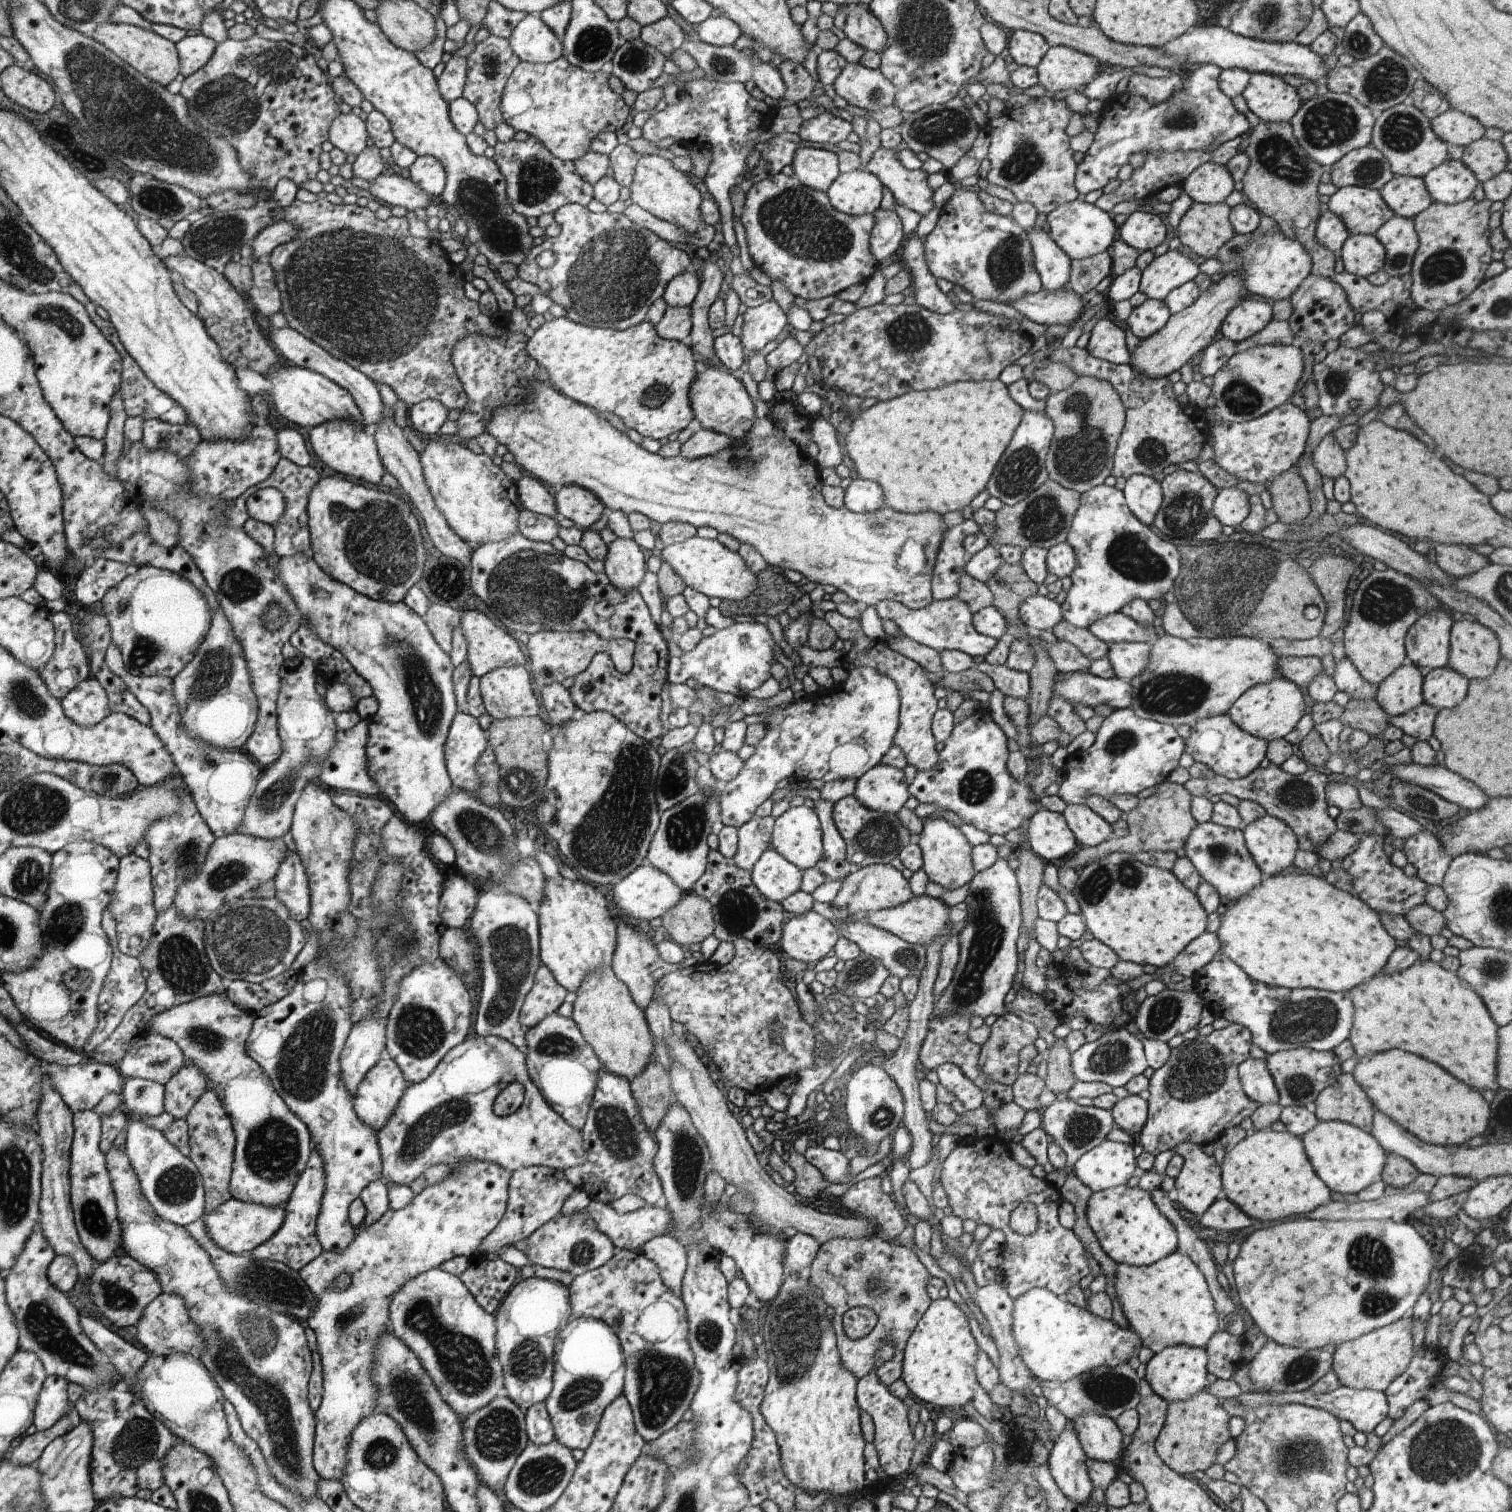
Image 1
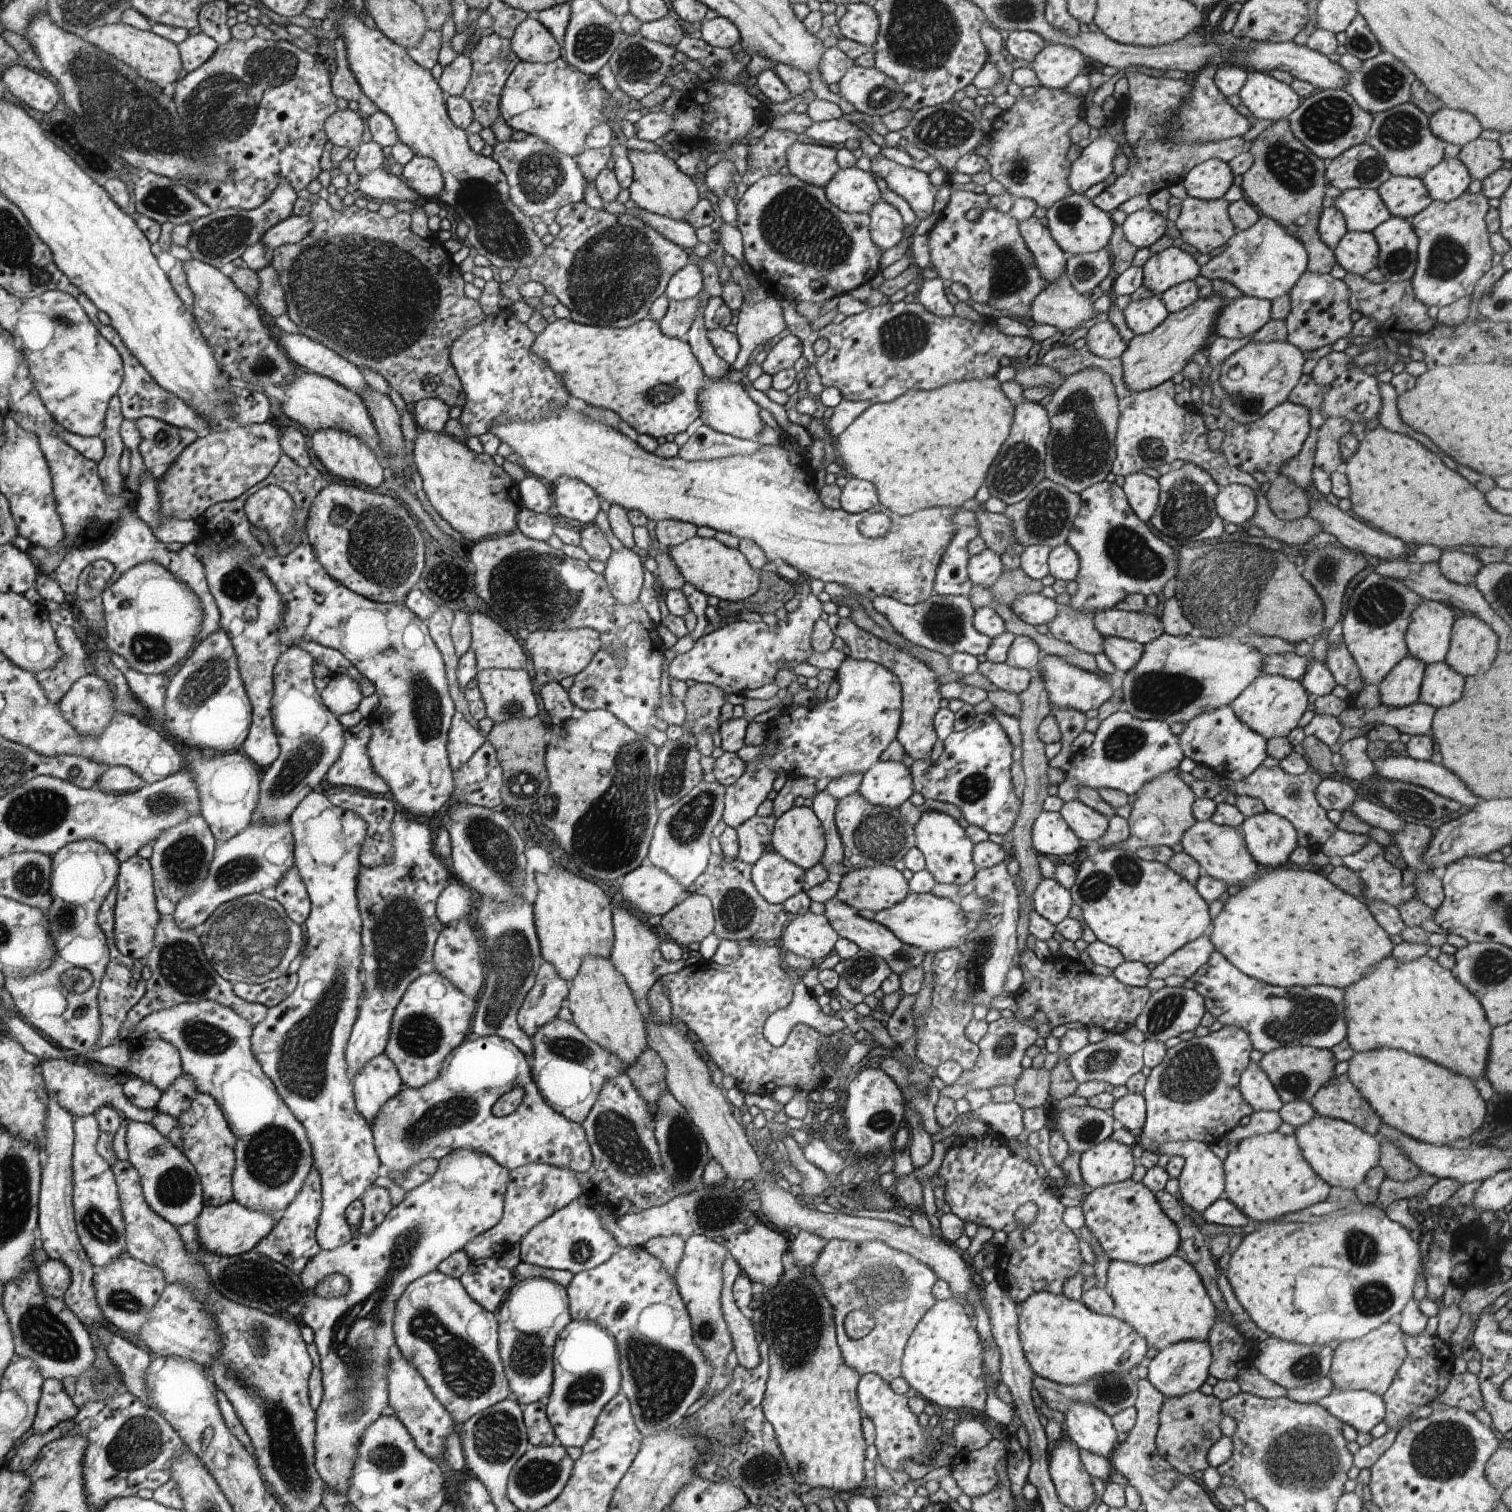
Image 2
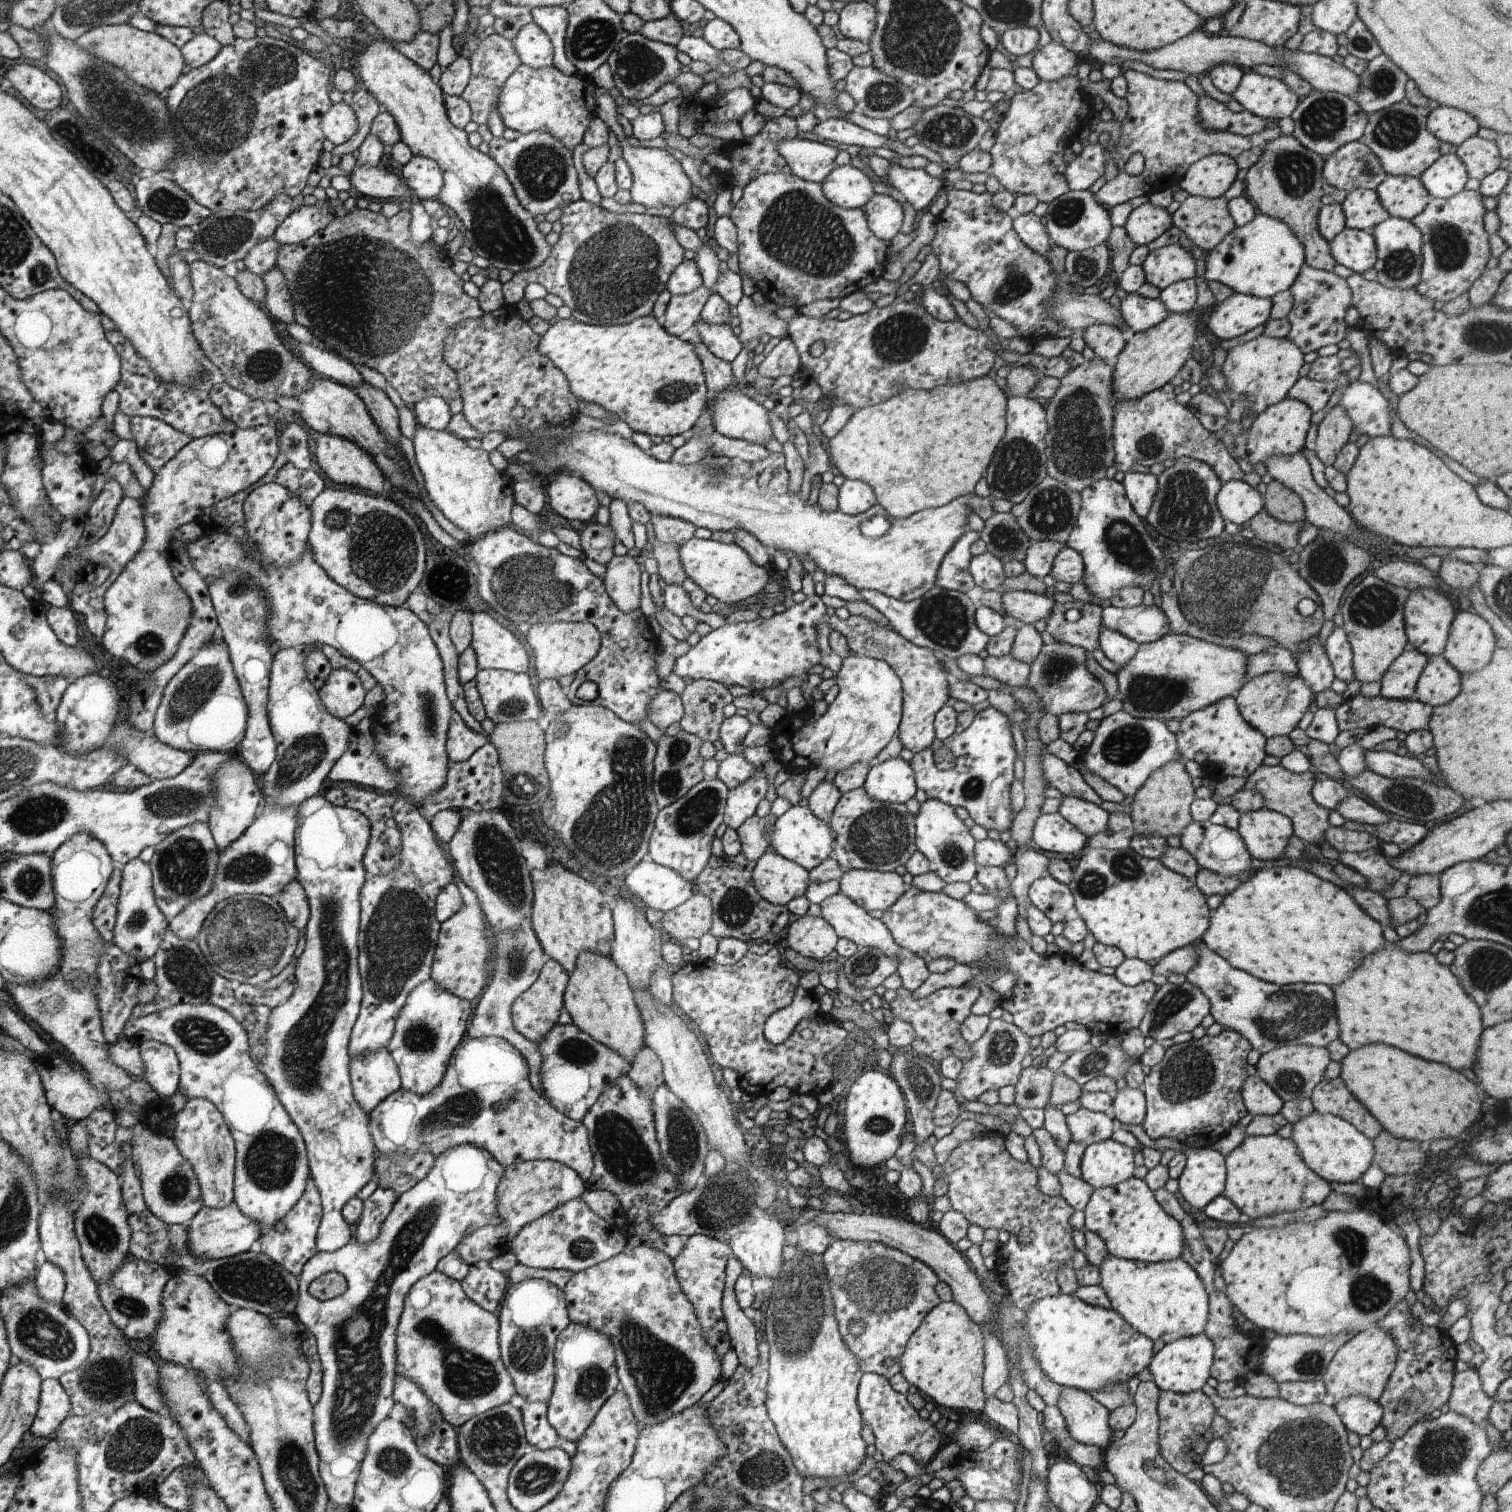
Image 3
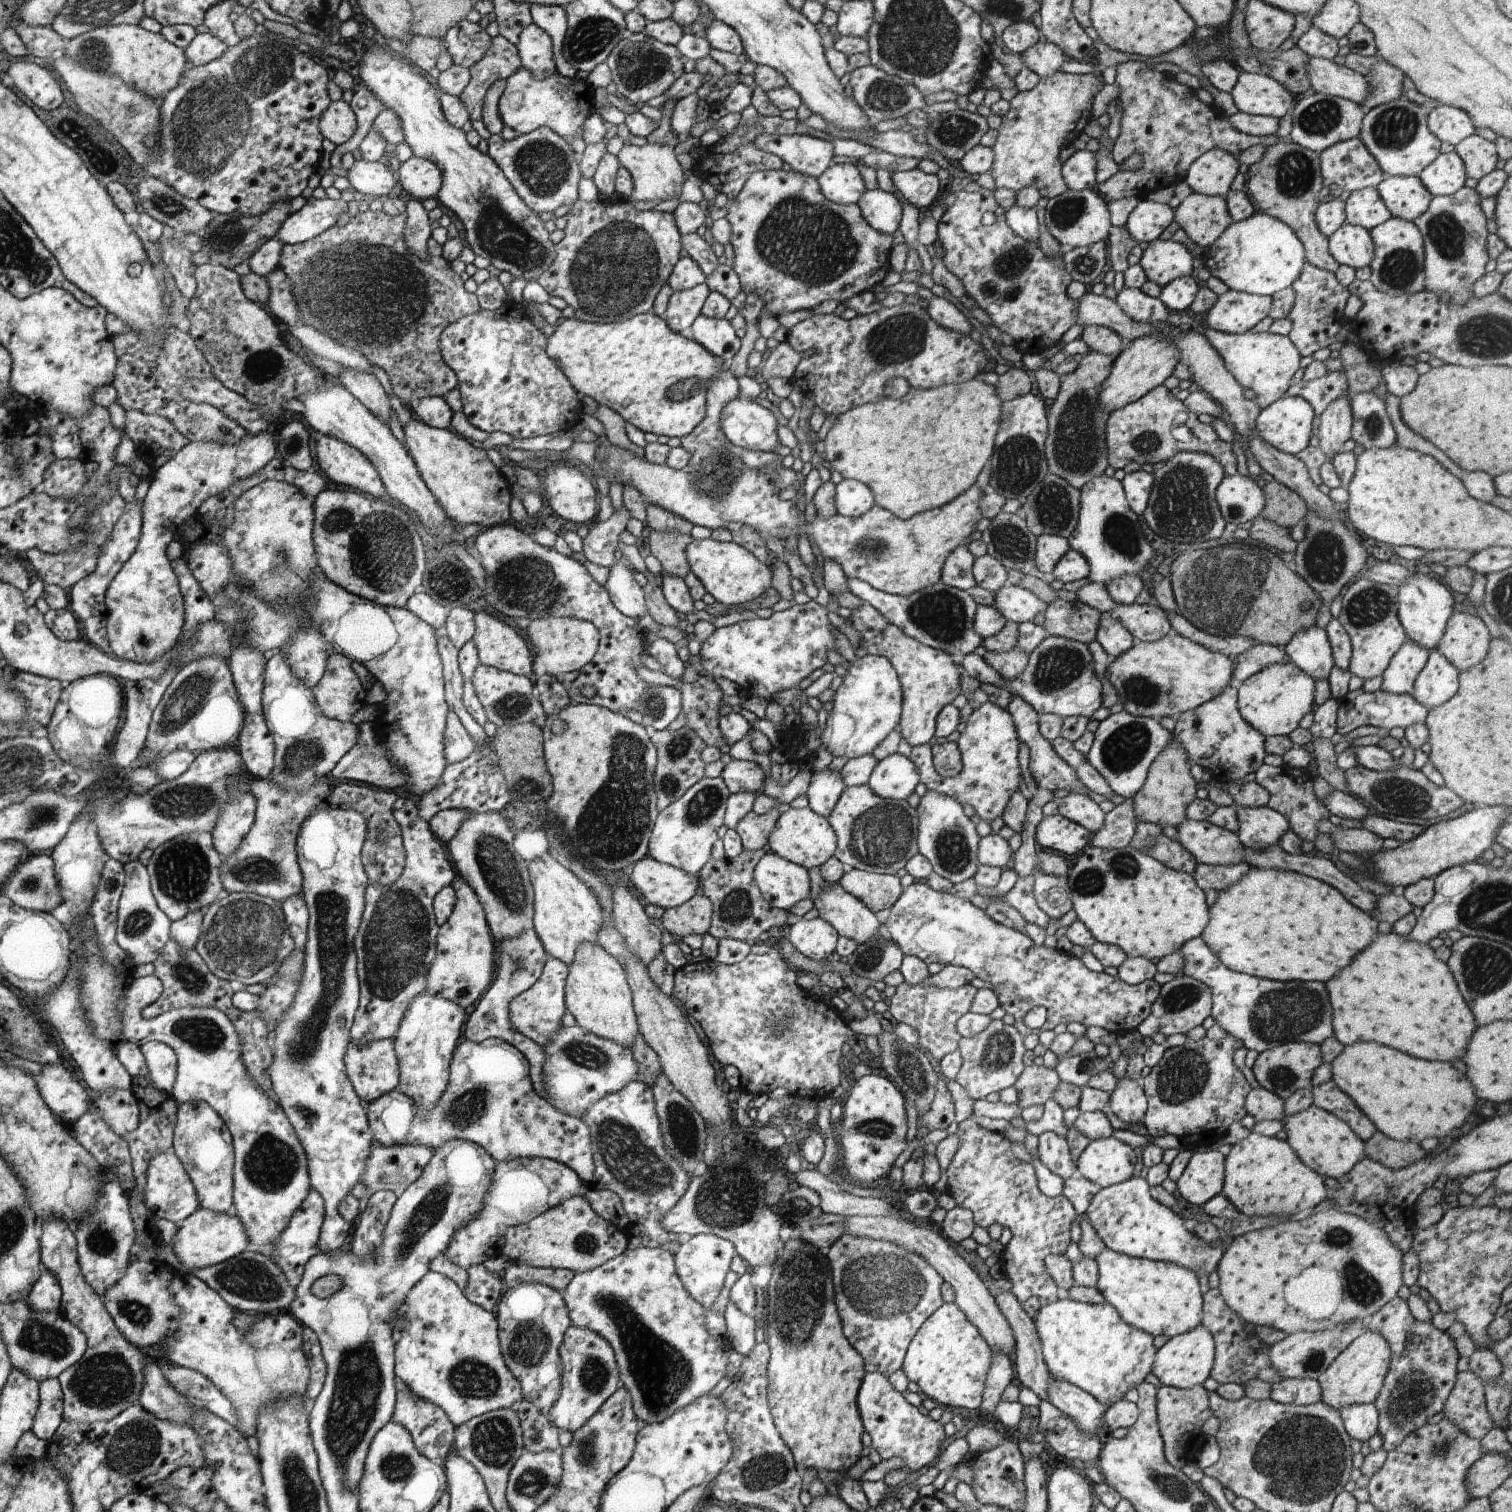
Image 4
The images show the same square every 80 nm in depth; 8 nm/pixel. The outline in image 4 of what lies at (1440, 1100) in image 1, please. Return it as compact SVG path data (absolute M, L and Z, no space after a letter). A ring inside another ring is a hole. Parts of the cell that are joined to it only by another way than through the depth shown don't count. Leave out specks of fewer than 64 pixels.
M1355 1042L1331 1062L1332 1077L1374 1123L1378 1131L1397 1141L1444 1138L1460 1128L1476 1104L1472 1084L1448 1062L1412 1058L1383 1044Z

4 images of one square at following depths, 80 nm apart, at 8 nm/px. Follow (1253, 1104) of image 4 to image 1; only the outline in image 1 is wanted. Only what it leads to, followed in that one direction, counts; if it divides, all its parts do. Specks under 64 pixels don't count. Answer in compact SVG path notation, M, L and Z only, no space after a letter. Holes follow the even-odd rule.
M1248 1057L1239 1066L1242 1090L1250 1100L1260 1105L1275 1105L1279 1102L1279 1092L1266 1066L1265 1059Z

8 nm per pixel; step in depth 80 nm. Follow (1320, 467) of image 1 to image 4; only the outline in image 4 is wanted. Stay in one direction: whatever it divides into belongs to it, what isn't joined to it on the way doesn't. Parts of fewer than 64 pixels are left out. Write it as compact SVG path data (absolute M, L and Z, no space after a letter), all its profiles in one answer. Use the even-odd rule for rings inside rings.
M1342 395L1332 401L1319 417L1318 440L1320 440L1320 448L1327 460L1332 460L1332 454L1338 454L1346 440L1351 438L1354 422L1351 395Z

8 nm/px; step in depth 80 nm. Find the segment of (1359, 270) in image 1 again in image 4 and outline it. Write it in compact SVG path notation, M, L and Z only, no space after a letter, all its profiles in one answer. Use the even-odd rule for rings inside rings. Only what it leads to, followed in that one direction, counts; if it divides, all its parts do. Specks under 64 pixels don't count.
M1345 222L1327 239L1330 254L1339 265L1348 265L1358 270L1370 266L1375 256L1374 239L1363 226Z

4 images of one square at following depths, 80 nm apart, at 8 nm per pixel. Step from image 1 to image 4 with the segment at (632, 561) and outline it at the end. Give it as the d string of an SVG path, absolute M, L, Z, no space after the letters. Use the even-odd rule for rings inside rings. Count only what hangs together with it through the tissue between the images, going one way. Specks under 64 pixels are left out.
M625 559L611 566L606 590L612 596L614 606L628 618L640 620L649 613L645 590L635 579L636 572Z

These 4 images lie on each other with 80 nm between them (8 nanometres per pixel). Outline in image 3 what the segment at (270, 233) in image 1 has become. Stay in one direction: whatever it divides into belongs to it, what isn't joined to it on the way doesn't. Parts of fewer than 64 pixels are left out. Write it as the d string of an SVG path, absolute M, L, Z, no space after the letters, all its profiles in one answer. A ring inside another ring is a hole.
M317 201L314 205L302 205L275 230L272 238L280 245L291 245L308 240L319 234L333 221L335 213L327 201Z

